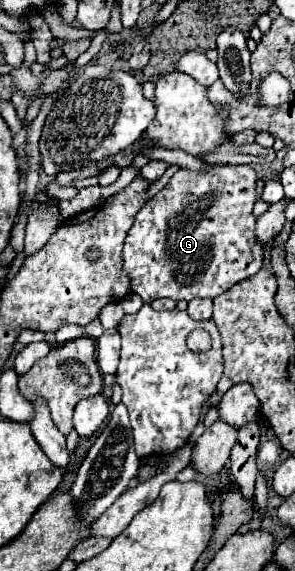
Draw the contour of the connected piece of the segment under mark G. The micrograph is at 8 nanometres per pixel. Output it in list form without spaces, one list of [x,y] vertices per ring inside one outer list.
[[[215,166],[207,174],[193,170],[177,170],[169,184],[147,200],[147,204],[135,216],[135,222],[125,238],[125,270],[131,276],[133,292],[151,304],[155,298],[193,300],[193,298],[215,298],[229,290],[237,282],[253,276],[261,270],[265,250],[255,236],[253,204],[257,174],[251,166]]]

